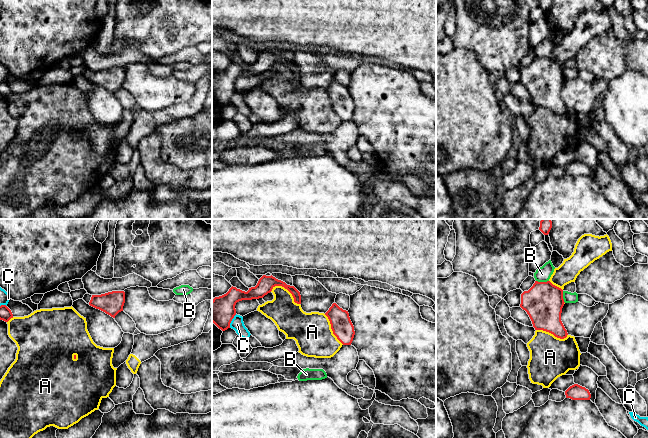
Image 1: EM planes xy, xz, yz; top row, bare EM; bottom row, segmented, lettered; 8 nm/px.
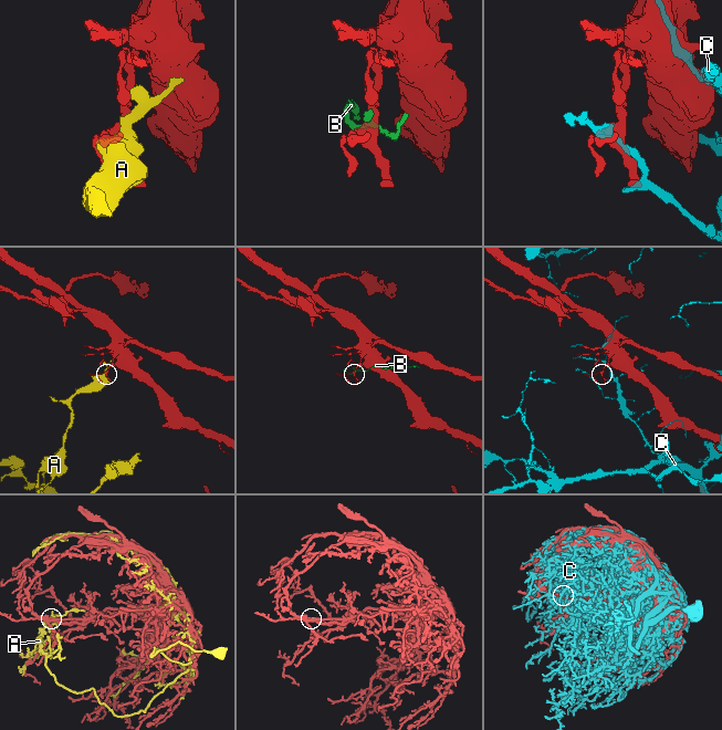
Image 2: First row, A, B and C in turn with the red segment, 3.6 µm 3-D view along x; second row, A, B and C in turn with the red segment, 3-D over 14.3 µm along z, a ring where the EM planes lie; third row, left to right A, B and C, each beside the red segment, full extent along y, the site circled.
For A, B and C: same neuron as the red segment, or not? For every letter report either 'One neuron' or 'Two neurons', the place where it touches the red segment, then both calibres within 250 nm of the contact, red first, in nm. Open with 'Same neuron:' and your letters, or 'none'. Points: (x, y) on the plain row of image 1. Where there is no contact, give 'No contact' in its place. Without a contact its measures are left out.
Same neuron: none
A: Two neurons. Touches red at xz (288, 66). Thickness 130 nm (red) against 240 nm
B: Two neurons. Touches red at yz (542, 58). Thickness 320 nm (red) against 120 nm
C: Two neurons. Touches red at xz (231, 96). Thickness 220 nm (red) against 100 nm

